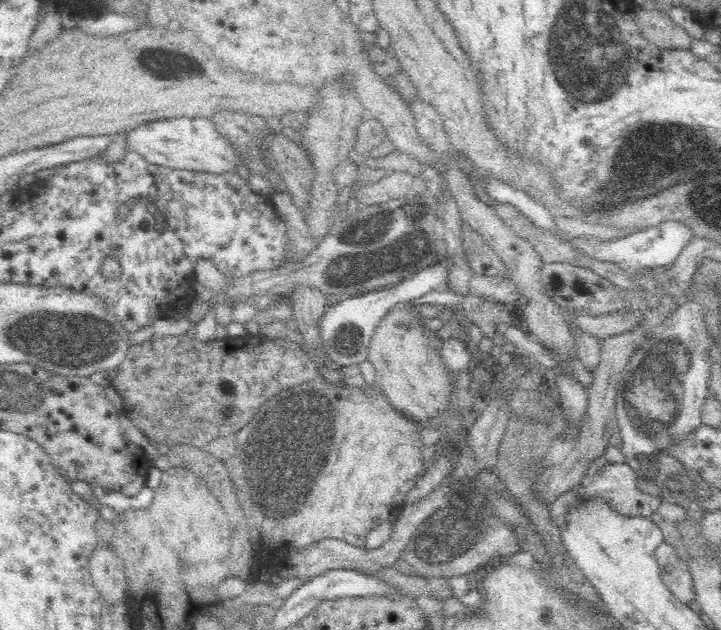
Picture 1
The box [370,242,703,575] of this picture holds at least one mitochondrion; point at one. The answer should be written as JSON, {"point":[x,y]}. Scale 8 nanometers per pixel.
{"point":[459,533]}

